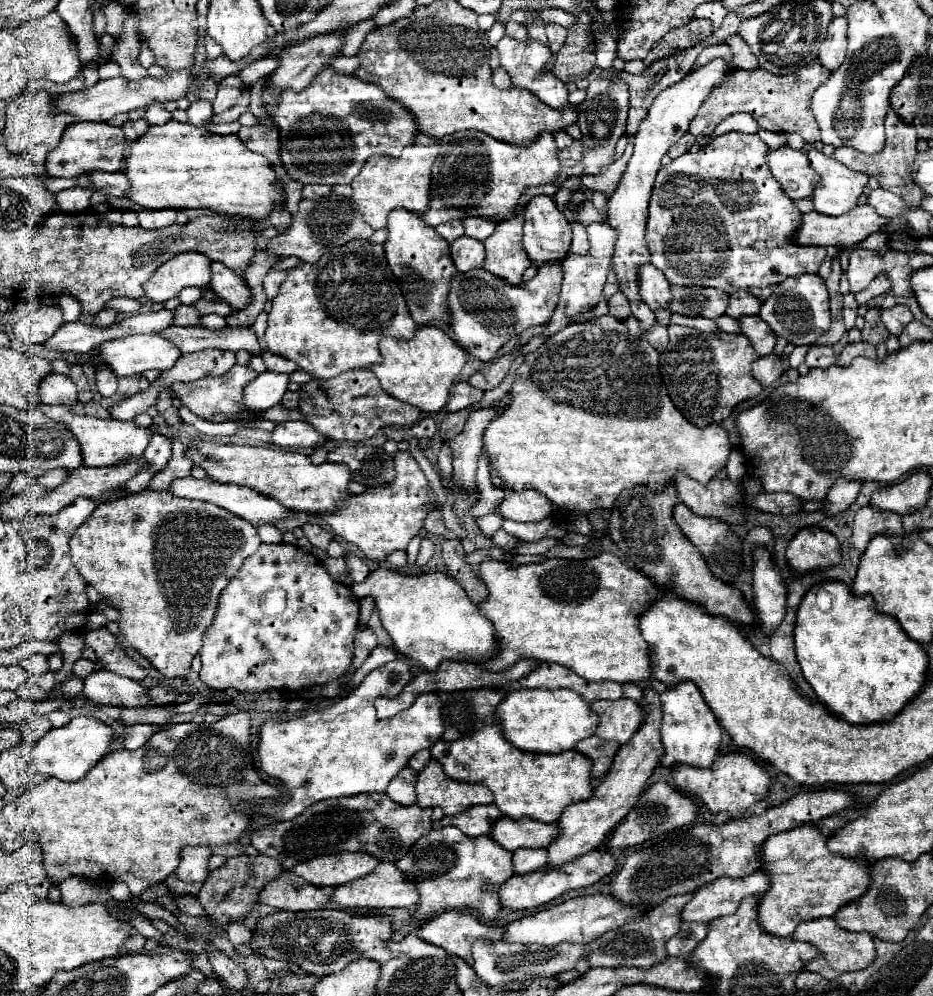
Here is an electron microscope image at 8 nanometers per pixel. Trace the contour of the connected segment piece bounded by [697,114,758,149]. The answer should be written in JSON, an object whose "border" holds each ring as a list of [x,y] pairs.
{"border":[[[732,114],[728,118],[724,118],[716,130],[710,135],[709,139],[702,144],[697,144],[699,149],[706,144],[709,144],[716,136],[730,132],[730,130],[740,130],[740,132],[758,132],[758,124],[750,114]]]}

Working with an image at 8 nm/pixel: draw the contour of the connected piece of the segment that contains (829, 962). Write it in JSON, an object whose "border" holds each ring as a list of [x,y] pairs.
{"border":[[[814,918],[814,920],[804,920],[794,934],[790,936],[792,940],[802,940],[808,942],[812,946],[816,946],[820,950],[820,956],[810,960],[806,964],[806,970],[810,972],[818,972],[822,974],[826,980],[836,980],[842,972],[850,972],[850,970],[862,970],[866,966],[872,964],[872,960],[876,958],[874,952],[874,942],[872,936],[866,932],[848,932],[842,930],[832,918]]]}

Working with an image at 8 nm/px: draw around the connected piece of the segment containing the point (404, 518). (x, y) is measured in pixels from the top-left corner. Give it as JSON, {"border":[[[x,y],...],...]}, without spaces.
{"border":[[[396,452],[396,480],[386,486],[374,486],[368,488],[366,494],[350,496],[350,500],[338,510],[326,512],[322,518],[334,528],[334,532],[356,544],[368,558],[372,560],[384,560],[396,550],[406,550],[408,542],[420,532],[424,524],[424,504],[434,502],[434,492],[428,486],[428,480],[424,472],[420,470],[418,462],[412,458],[410,452]]]}

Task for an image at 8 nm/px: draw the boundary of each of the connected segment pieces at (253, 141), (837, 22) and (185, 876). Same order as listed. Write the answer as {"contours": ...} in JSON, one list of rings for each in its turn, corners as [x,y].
{"contours":[[[[242,126],[238,132],[240,140],[246,144],[248,150],[262,154],[264,158],[270,158],[270,162],[274,166],[280,166],[280,156],[278,156],[278,142],[280,142],[280,134],[278,128],[268,128],[264,132],[258,130],[256,126]]],[[[840,16],[830,22],[818,58],[828,68],[828,72],[834,72],[838,70],[844,56],[846,56],[846,18]]],[[[190,846],[180,852],[180,864],[176,868],[176,876],[186,882],[204,880],[208,876],[208,846]]]]}

